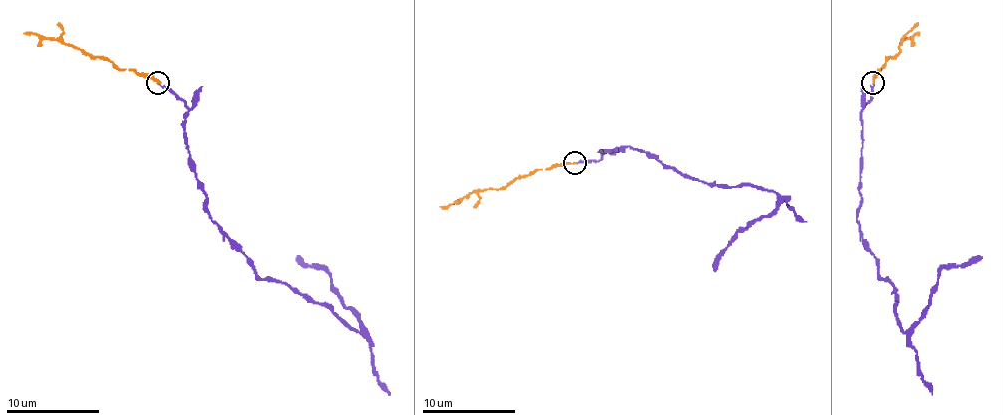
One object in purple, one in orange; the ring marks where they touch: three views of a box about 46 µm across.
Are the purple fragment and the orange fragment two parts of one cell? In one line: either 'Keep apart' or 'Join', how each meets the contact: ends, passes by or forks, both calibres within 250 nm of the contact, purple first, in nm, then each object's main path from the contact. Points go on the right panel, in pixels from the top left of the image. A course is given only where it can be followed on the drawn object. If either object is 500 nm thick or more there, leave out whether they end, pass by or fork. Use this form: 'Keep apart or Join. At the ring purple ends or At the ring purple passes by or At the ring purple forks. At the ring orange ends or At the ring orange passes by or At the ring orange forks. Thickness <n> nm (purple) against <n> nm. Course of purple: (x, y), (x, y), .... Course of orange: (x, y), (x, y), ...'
Keep apart. At the ring purple ends. At the ring orange ends. Thickness 130 nm (purple) against 220 nm. Course of purple: (872, 82), (860, 110), (856, 219), (877, 272), (898, 295), (902, 330), (923, 314), (944, 268), (981, 256). Course of orange: (872, 82), (879, 68), (898, 52), (902, 40), (916, 34)

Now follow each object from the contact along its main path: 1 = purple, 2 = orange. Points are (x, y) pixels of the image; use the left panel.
1: (157, 82), (187, 110), (185, 147), (211, 219), (262, 279), (329, 305), (359, 330), (329, 275), (296, 256)
2: (157, 82), (58, 40), (37, 34), (23, 34)

